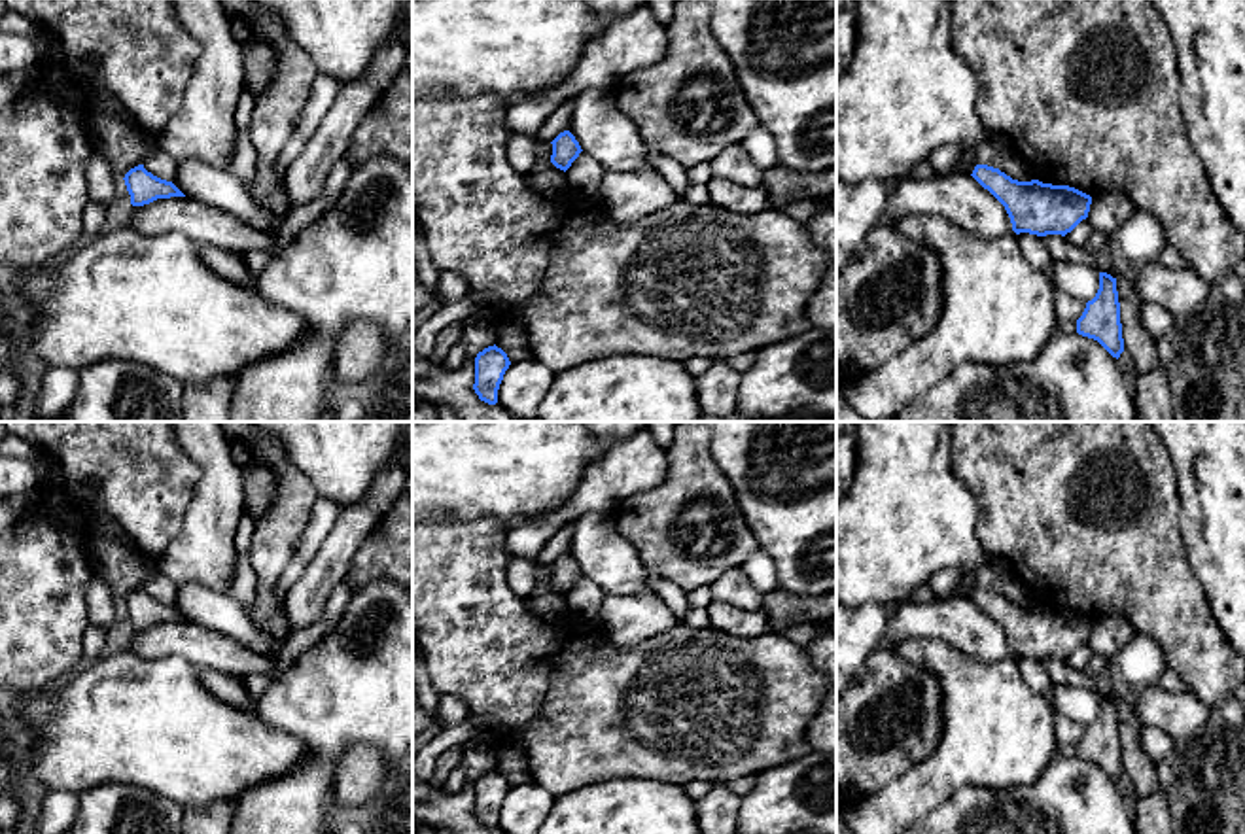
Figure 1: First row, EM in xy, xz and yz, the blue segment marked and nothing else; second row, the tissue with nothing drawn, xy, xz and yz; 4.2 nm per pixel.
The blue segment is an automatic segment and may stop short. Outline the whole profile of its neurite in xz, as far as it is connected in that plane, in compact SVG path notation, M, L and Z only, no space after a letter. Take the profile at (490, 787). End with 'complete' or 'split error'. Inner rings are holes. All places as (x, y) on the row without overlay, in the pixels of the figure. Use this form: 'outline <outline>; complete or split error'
outline M496 768L477 777L473 813L481 825L488 828L498 826L498 813L509 789L507 777Z; complete

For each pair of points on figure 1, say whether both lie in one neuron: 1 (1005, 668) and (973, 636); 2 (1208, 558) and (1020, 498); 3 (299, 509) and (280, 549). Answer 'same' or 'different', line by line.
1: different
2: different
3: same

